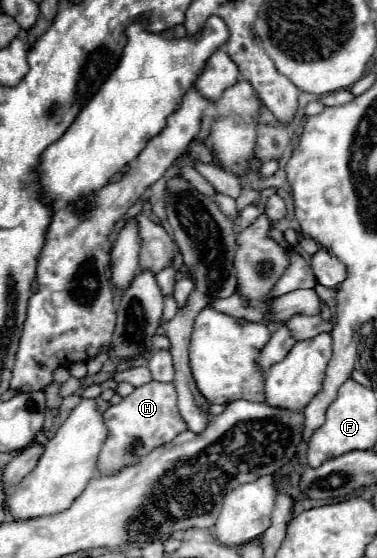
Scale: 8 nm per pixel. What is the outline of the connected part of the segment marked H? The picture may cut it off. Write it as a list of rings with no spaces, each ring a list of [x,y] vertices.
[[[150,381],[142,387],[136,387],[118,405],[110,405],[104,411],[104,423],[108,427],[108,439],[98,459],[98,469],[102,475],[114,475],[124,467],[134,465],[152,449],[172,441],[180,431],[186,431],[186,425],[178,413],[174,385],[160,381]]]

